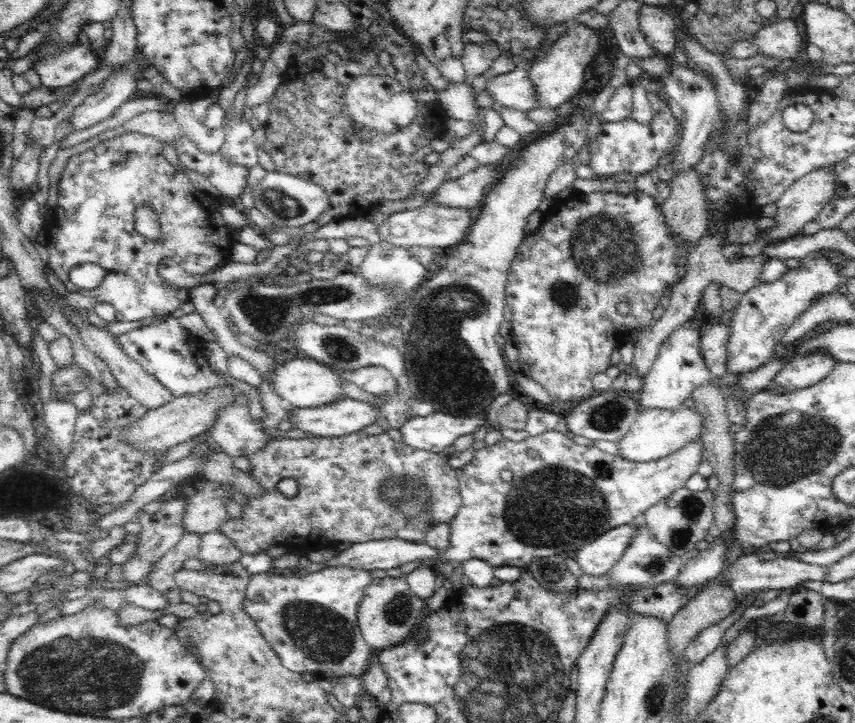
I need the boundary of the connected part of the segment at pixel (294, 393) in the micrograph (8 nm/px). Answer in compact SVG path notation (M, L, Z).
M302 356L286 360L284 364L277 364L269 386L274 394L278 395L292 408L322 407L323 405L336 403L336 400L339 400L338 398L344 396L340 373L328 367L328 365L319 363L316 359Z

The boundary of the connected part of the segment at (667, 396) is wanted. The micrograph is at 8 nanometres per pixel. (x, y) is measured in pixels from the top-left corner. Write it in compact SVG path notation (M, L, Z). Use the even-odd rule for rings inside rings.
M688 320L678 326L660 346L652 368L642 379L643 387L637 396L641 409L678 410L680 406L686 407L685 400L691 396L691 392L712 380L708 365L700 353L701 328L700 320Z

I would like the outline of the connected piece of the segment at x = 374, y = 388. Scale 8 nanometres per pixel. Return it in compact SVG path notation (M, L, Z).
M380 366L358 368L348 372L347 376L356 386L376 396L390 394L397 386L391 372Z

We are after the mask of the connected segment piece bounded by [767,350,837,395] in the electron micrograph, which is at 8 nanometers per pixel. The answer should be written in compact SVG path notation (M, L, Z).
M818 350L812 354L794 355L779 371L767 388L775 391L780 388L784 393L803 389L820 382L835 366L832 355Z

